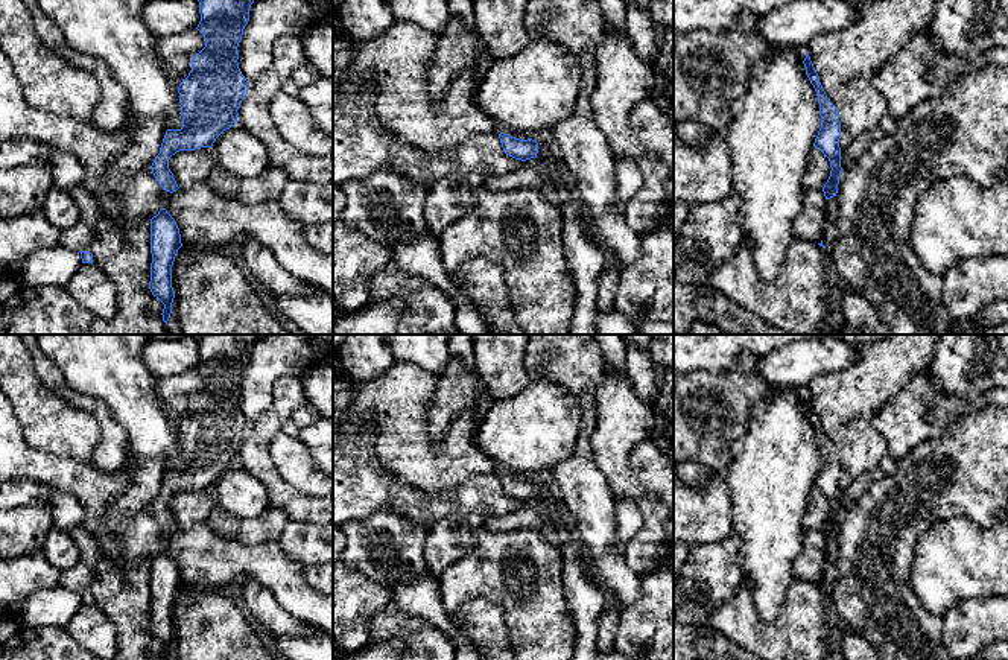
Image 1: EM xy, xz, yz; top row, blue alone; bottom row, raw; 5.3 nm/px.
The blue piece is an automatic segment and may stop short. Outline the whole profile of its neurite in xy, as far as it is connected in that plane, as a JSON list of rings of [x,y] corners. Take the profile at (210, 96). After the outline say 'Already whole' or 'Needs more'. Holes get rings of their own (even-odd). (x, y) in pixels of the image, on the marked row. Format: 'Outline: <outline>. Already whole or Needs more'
Outline: [[[198,0],[201,21],[198,30],[205,38],[205,47],[192,59],[192,71],[178,87],[182,128],[167,129],[160,154],[152,163],[152,173],[166,192],[179,187],[169,169],[169,160],[179,151],[211,148],[216,138],[237,123],[237,109],[248,94],[249,84],[239,68],[239,43],[249,21],[249,9],[254,0]]]. Already whole

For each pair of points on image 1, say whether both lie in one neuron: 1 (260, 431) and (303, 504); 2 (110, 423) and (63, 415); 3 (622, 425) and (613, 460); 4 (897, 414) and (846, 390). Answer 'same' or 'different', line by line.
1: same
2: different
3: same
4: different

